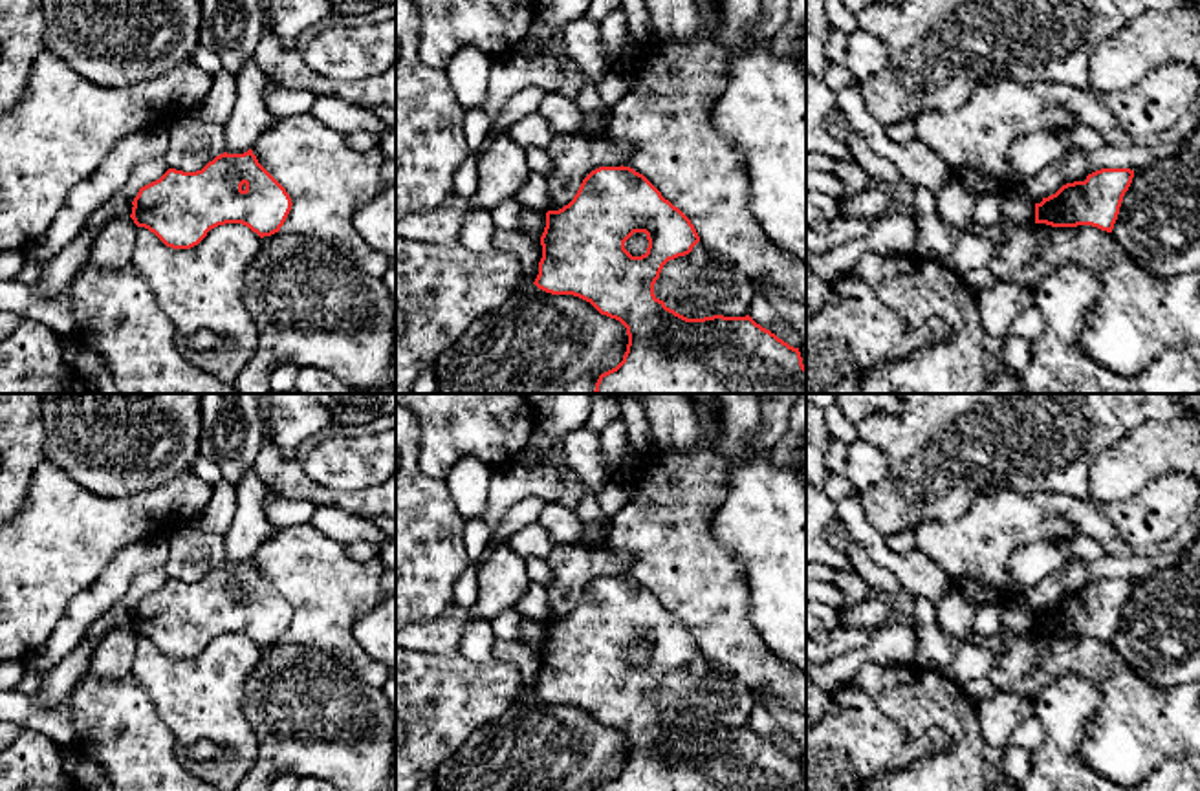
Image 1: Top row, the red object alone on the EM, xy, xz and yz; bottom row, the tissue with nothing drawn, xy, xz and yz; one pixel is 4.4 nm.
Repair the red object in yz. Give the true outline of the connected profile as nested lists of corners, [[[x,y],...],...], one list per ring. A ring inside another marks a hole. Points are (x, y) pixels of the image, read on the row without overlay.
[[[1101,579],[1088,584],[1085,591],[1066,593],[1055,604],[1035,613],[1035,634],[1092,635],[1112,643],[1132,588],[1130,579]]]

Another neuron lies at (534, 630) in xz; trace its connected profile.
[[[524,617],[522,632],[517,641],[533,648],[540,648],[546,637],[546,623],[548,621],[535,617]]]

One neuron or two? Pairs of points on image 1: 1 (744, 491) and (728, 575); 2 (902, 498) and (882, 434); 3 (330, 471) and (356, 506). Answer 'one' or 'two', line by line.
1: two
2: one
3: two

